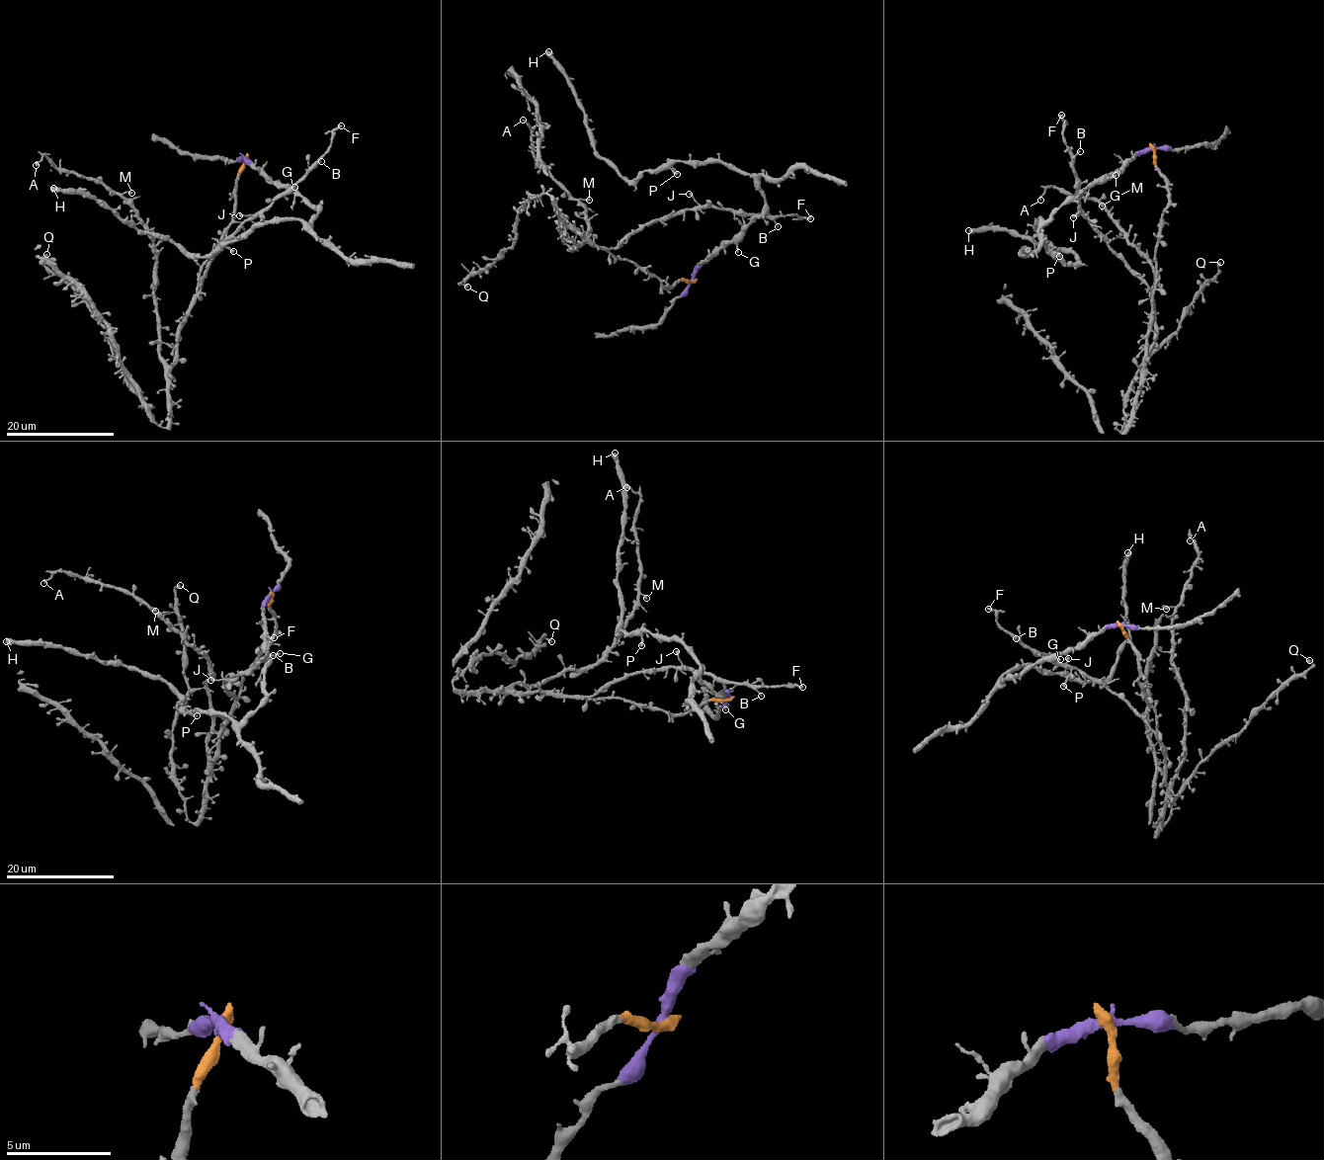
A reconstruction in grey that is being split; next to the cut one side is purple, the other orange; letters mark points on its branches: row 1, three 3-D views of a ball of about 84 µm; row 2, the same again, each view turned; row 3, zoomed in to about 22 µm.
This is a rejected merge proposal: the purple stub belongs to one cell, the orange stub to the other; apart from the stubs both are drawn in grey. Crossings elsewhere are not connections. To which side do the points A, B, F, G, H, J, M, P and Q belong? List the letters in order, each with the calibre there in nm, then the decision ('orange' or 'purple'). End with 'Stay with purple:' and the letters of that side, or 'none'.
A: calibre 280 nm; orange
B: calibre 140 nm; orange
F: calibre 320 nm; orange
G: calibre 240 nm; purple
H: calibre 550 nm; purple
J: calibre 320 nm; orange
M: calibre 280 nm; orange
P: calibre 320 nm; purple
Q: calibre 400 nm; orange
Stay with purple: G, H, P

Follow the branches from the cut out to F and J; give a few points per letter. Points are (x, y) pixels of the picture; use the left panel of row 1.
F: (245, 158), (234, 217), (222, 244), (203, 266), (196, 293), (215, 255), (246, 220), (286, 195), (342, 125)
J: (245, 158), (235, 193), (234, 217), (222, 244), (203, 266), (196, 293), (215, 255), (252, 215), (239, 215)

